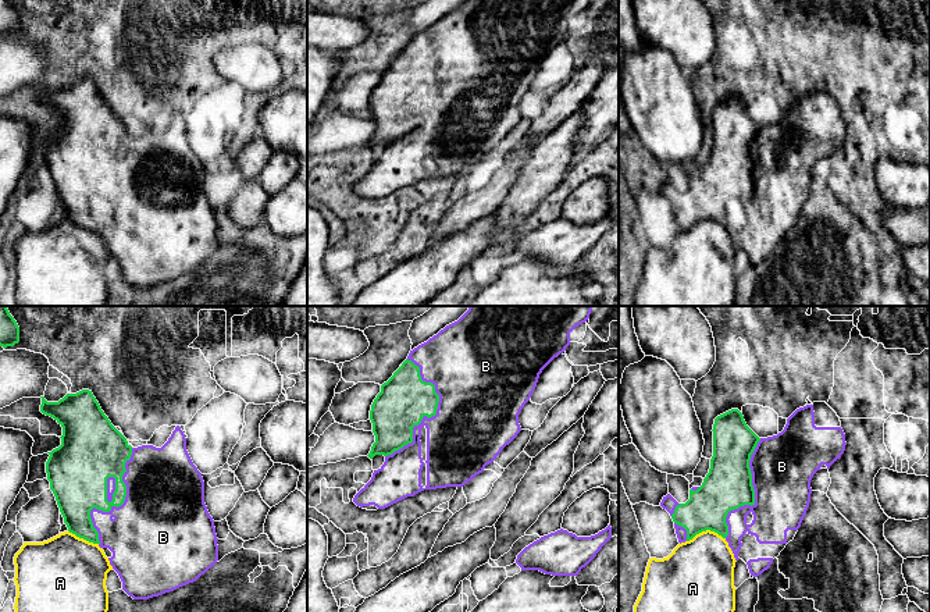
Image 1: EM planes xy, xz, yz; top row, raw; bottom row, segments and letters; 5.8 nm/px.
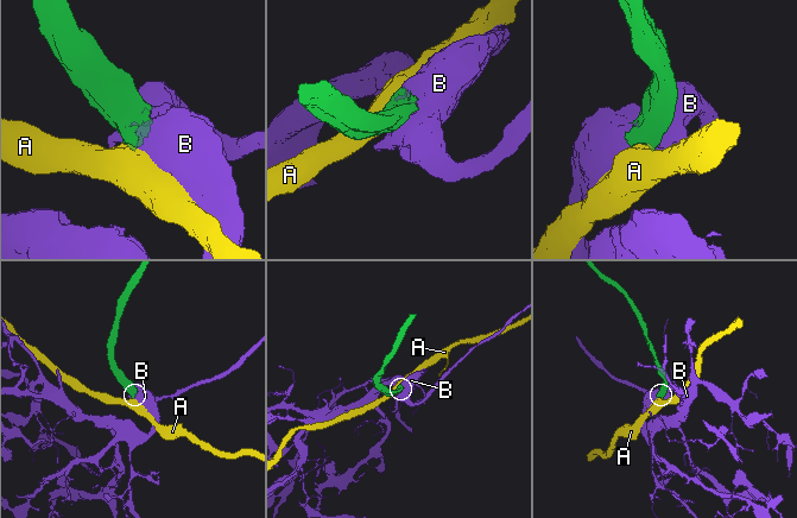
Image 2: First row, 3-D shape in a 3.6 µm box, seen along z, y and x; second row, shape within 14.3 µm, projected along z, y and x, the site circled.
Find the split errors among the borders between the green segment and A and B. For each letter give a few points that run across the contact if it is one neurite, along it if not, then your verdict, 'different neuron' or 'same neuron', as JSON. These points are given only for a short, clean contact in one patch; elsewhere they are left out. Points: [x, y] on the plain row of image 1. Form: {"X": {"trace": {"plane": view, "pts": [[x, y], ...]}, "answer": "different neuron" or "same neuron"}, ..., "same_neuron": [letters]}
{"A": {"trace": {"plane": "yz", "pts": [[724, 226], [702, 219], [687, 230]]}, "answer": "different neuron"}, "B": {"answer": "same neuron"}, "same_neuron": ["B"]}

